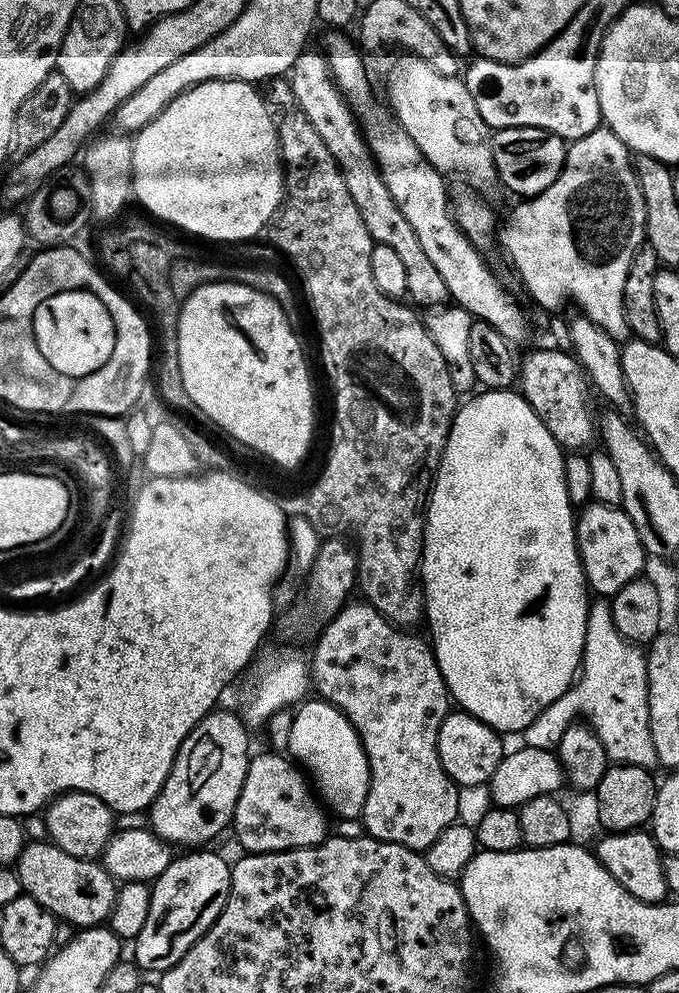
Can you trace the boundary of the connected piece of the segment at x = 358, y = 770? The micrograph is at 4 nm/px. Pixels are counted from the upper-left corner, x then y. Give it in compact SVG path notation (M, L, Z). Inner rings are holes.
M323 698L305 699L296 709L295 716L288 730L289 755L305 770L312 774L313 785L318 789L323 803L344 818L356 819L363 813L366 794L369 788L369 761L361 746L360 736L354 730L353 724L346 718L344 712Z

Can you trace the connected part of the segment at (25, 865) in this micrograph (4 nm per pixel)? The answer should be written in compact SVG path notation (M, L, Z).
M51 842L44 844L25 843L20 856L14 861L14 871L20 887L56 917L57 921L77 924L77 929L94 928L109 919L110 909L118 891L116 877L96 860L79 860L66 854Z

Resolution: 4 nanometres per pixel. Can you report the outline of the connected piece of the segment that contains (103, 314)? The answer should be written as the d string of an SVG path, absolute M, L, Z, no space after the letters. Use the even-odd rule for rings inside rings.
M69 290L51 296L38 306L32 329L48 366L64 378L90 375L108 361L110 350L114 350L114 322L93 292Z

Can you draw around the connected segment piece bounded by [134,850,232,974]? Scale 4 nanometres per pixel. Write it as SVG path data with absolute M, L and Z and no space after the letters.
M188 850L185 856L177 855L162 870L162 874L151 885L150 908L140 933L134 937L136 944L135 963L141 969L163 974L181 958L203 936L205 925L200 924L207 908L219 910L228 901L232 885L232 864L224 861L216 852Z

